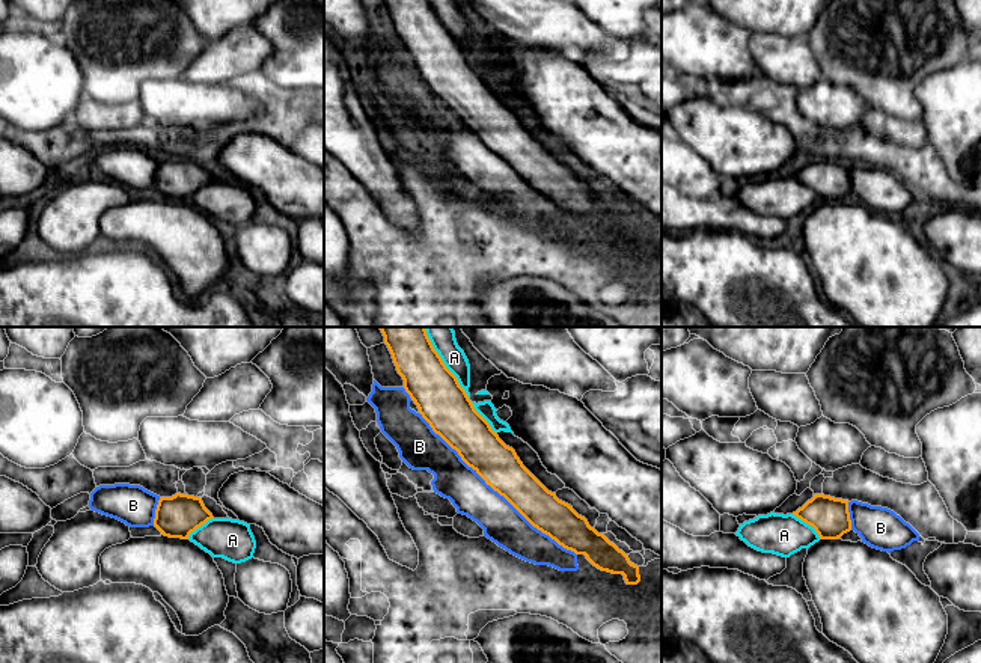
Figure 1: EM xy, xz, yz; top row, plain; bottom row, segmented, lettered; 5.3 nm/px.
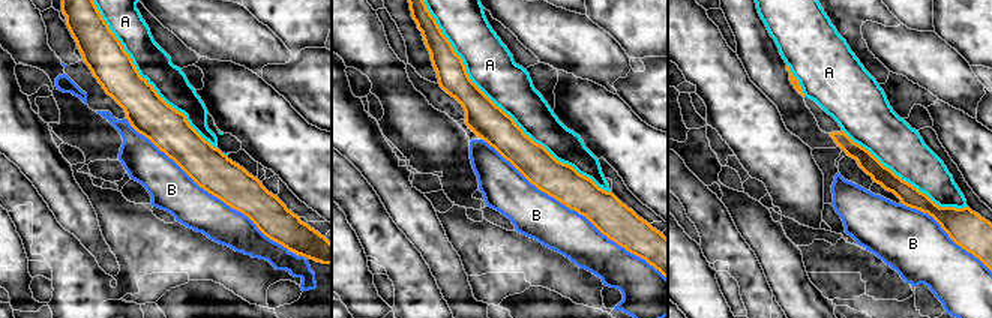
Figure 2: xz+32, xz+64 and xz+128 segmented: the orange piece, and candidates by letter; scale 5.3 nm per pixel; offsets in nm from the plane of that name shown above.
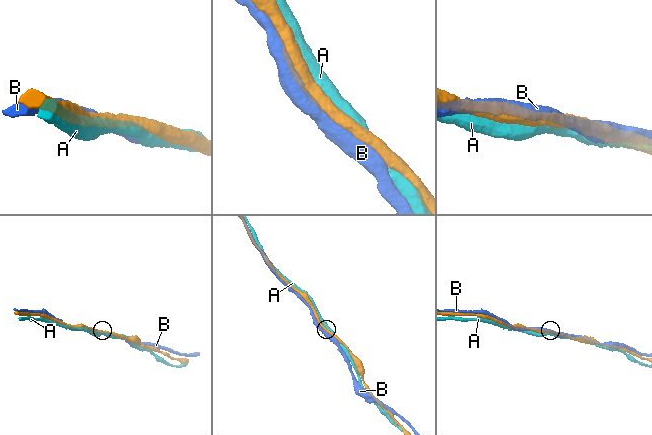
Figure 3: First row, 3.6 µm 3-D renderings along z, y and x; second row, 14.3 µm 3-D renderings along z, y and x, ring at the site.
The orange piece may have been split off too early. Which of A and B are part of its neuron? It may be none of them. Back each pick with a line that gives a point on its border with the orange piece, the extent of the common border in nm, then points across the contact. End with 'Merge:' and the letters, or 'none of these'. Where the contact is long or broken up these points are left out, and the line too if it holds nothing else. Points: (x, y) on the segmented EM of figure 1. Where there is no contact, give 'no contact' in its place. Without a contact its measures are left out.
Merge: none of these

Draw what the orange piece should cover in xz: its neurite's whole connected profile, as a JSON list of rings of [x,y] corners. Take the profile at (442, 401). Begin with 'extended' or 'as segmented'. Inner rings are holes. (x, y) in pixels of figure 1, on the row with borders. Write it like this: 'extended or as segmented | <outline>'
as segmented | [[[425,327],[380,330],[422,417],[487,485],[564,548],[585,555],[601,571],[622,574],[627,585],[640,582],[639,567],[549,491],[499,438],[434,350]]]

